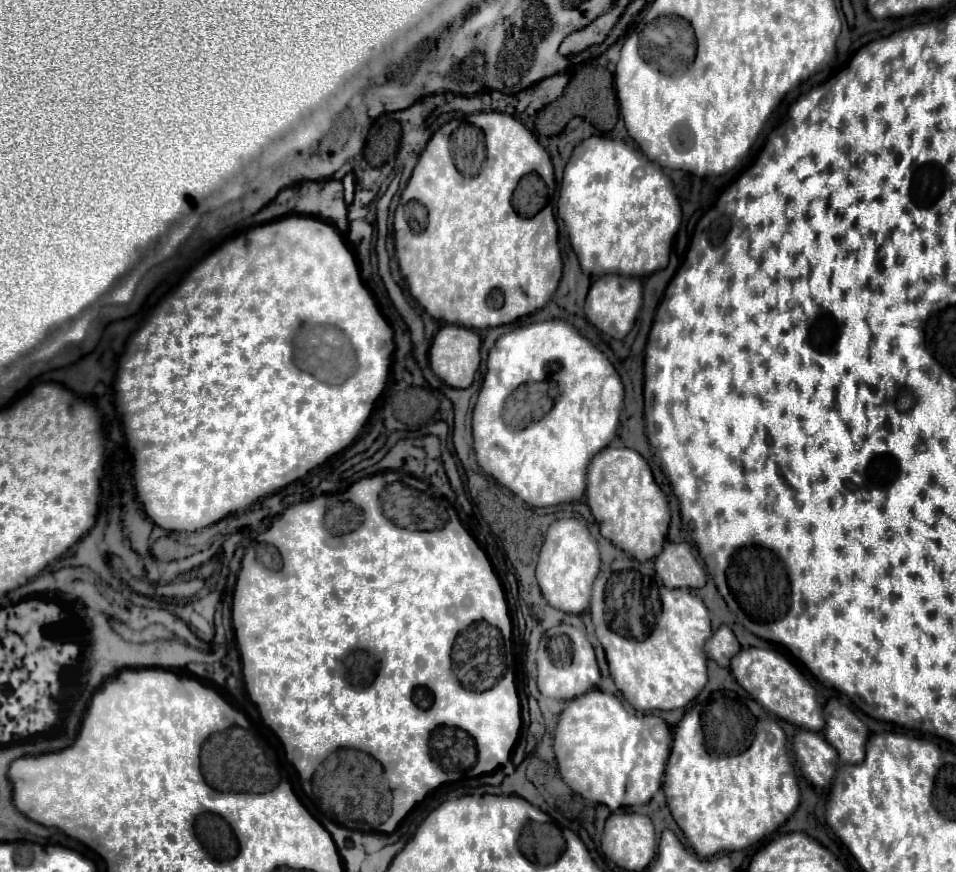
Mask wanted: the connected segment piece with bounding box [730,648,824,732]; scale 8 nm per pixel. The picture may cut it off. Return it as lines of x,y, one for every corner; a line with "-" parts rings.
746,648
740,650
730,664
730,670
736,682
756,700
760,706
776,714
778,718
792,722
800,728
820,732
824,728
822,710
816,699
816,692
806,680
806,676
799,670
788,657
774,650
762,648

